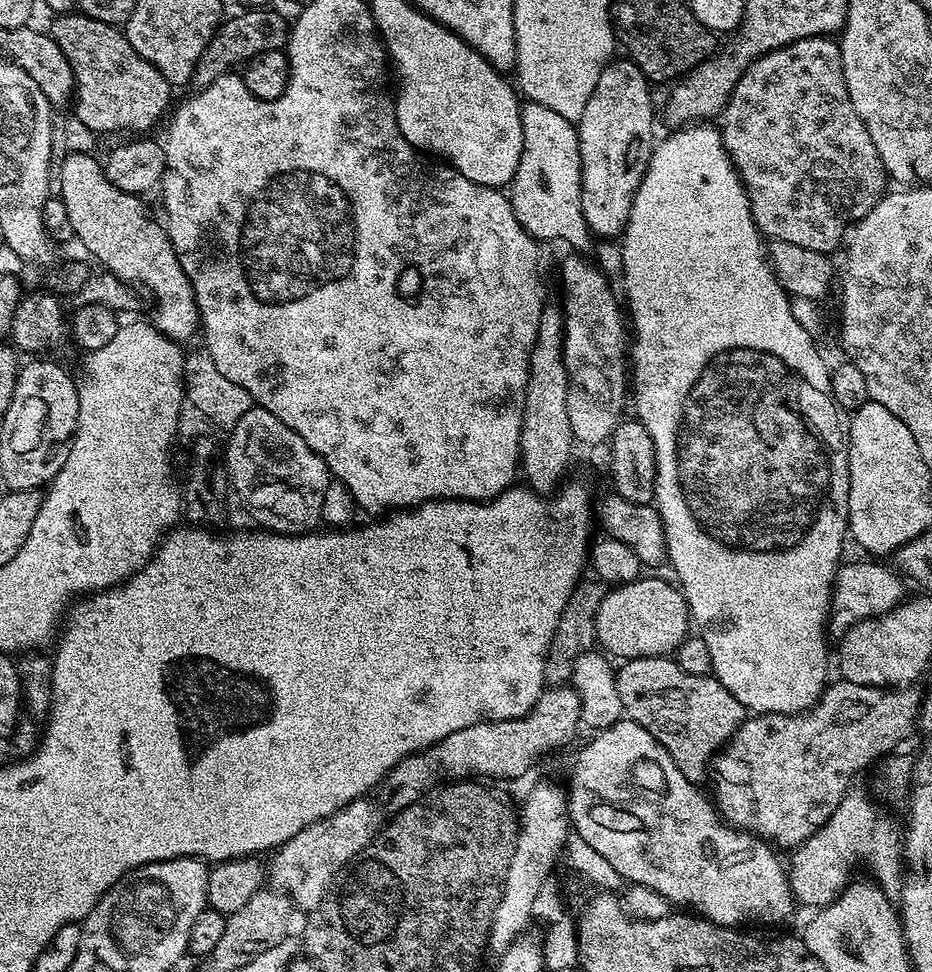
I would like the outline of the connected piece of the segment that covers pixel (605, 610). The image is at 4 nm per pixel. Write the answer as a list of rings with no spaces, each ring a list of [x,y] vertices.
[[[647,576],[605,591],[596,615],[596,644],[609,657],[620,656],[621,661],[637,660],[647,656],[671,657],[690,635],[690,613],[683,591],[675,583],[667,584],[666,581],[659,580],[656,576]]]

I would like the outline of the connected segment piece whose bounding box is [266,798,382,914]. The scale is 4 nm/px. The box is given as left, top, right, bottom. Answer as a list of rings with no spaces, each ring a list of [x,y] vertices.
[[[361,798],[350,802],[334,814],[298,830],[298,834],[294,834],[294,838],[290,838],[285,844],[281,844],[278,850],[271,853],[272,861],[269,859],[266,864],[267,883],[275,891],[289,896],[299,911],[301,908],[301,913],[313,912],[328,896],[330,889],[337,883],[338,877],[345,871],[346,866],[351,865],[363,852],[364,847],[376,839],[382,827],[382,819],[380,820],[379,810],[370,801],[371,799]]]

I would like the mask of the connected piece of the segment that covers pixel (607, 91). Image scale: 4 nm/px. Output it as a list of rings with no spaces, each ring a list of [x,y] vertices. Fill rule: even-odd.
[[[613,58],[605,64],[602,74],[598,74],[598,82],[594,86],[594,94],[590,98],[590,102],[586,102],[586,110],[582,110],[582,114],[576,124],[576,133],[578,134],[578,142],[580,143],[580,161],[582,162],[582,214],[586,218],[589,229],[596,234],[599,234],[599,232],[606,232],[602,234],[612,234],[608,232],[619,233],[624,225],[627,224],[628,215],[636,197],[636,191],[646,174],[654,147],[654,139],[652,140],[652,92],[648,89],[650,81],[647,76],[642,74],[642,70],[633,60],[630,58],[623,59]]]

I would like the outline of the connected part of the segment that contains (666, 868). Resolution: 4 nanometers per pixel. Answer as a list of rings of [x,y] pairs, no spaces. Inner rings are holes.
[[[622,718],[612,728],[605,728],[597,731],[596,736],[589,742],[585,748],[580,748],[576,752],[576,761],[572,764],[572,773],[568,776],[568,784],[566,783],[566,793],[568,799],[568,812],[571,820],[571,827],[575,832],[580,834],[594,848],[594,850],[606,858],[606,862],[610,862],[624,882],[629,885],[640,885],[649,887],[650,890],[657,891],[658,894],[664,895],[672,906],[681,904],[681,909],[691,910],[693,913],[699,914],[705,920],[713,920],[715,924],[725,924],[727,928],[737,926],[752,926],[748,924],[780,924],[783,920],[788,920],[792,916],[792,904],[794,905],[794,897],[792,888],[788,884],[785,865],[780,865],[780,860],[775,856],[777,853],[759,836],[748,830],[741,830],[732,827],[723,816],[720,815],[715,803],[711,799],[708,800],[700,793],[701,789],[697,785],[692,784],[678,770],[678,766],[674,766],[674,762],[670,758],[670,754],[666,754],[666,750],[660,743],[653,738],[646,730],[642,730],[642,726],[638,726],[634,721]]]

